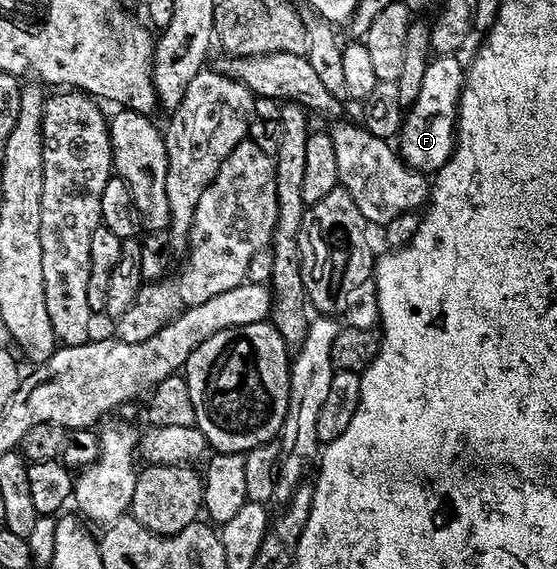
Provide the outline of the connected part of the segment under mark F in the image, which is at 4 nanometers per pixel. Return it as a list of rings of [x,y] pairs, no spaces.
[[[437,55],[429,59],[426,74],[422,77],[422,87],[418,89],[418,98],[414,98],[412,107],[404,113],[404,125],[398,137],[398,155],[410,168],[416,168],[425,174],[435,174],[452,156],[452,147],[456,145],[456,107],[460,105],[460,91],[464,85],[465,65],[456,61],[455,55]]]

